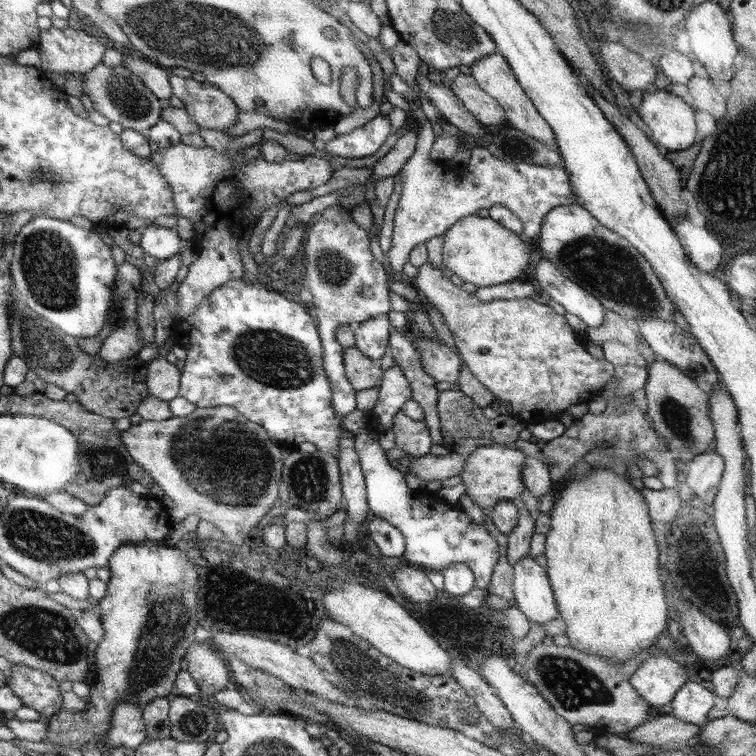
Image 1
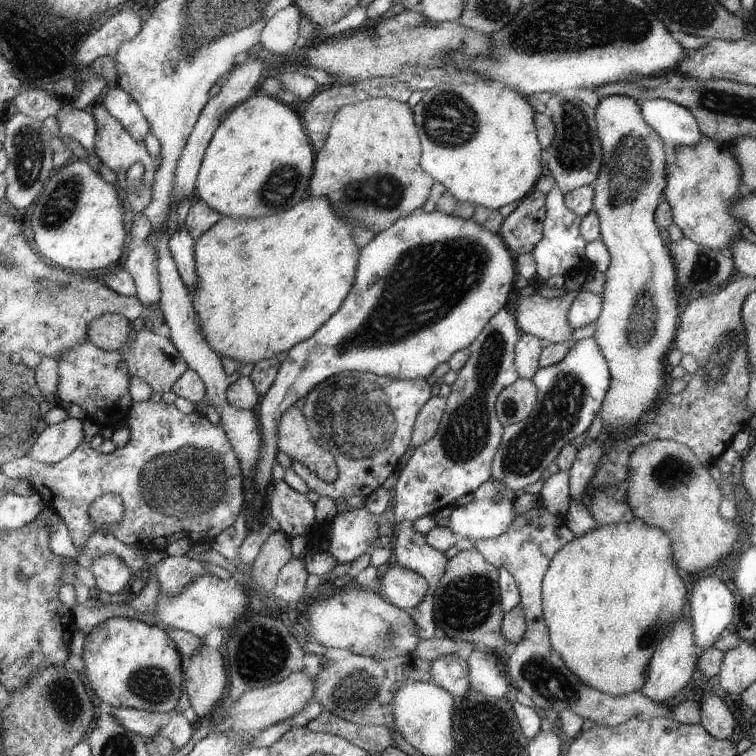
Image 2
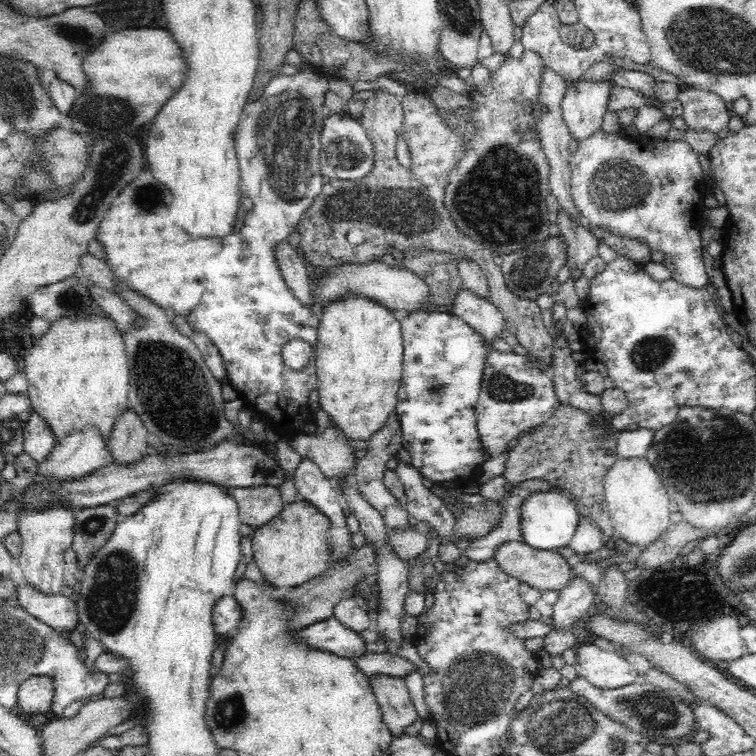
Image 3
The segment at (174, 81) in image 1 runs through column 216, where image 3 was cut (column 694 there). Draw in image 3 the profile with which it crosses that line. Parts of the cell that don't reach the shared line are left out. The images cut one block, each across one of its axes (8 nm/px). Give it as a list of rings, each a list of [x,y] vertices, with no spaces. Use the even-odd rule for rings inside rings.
[[[682,86],[678,100],[684,106],[682,124],[690,130],[718,134],[730,122],[730,112],[726,102],[712,92],[704,92],[692,86]]]

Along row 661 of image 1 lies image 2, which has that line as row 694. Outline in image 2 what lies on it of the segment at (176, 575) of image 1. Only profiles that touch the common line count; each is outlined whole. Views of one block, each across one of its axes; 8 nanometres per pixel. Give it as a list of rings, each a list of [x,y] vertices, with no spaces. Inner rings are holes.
[[[107,618],[91,628],[83,644],[85,678],[93,694],[111,708],[141,710],[151,714],[163,714],[175,710],[181,694],[181,660],[161,628],[129,620],[129,618]]]

